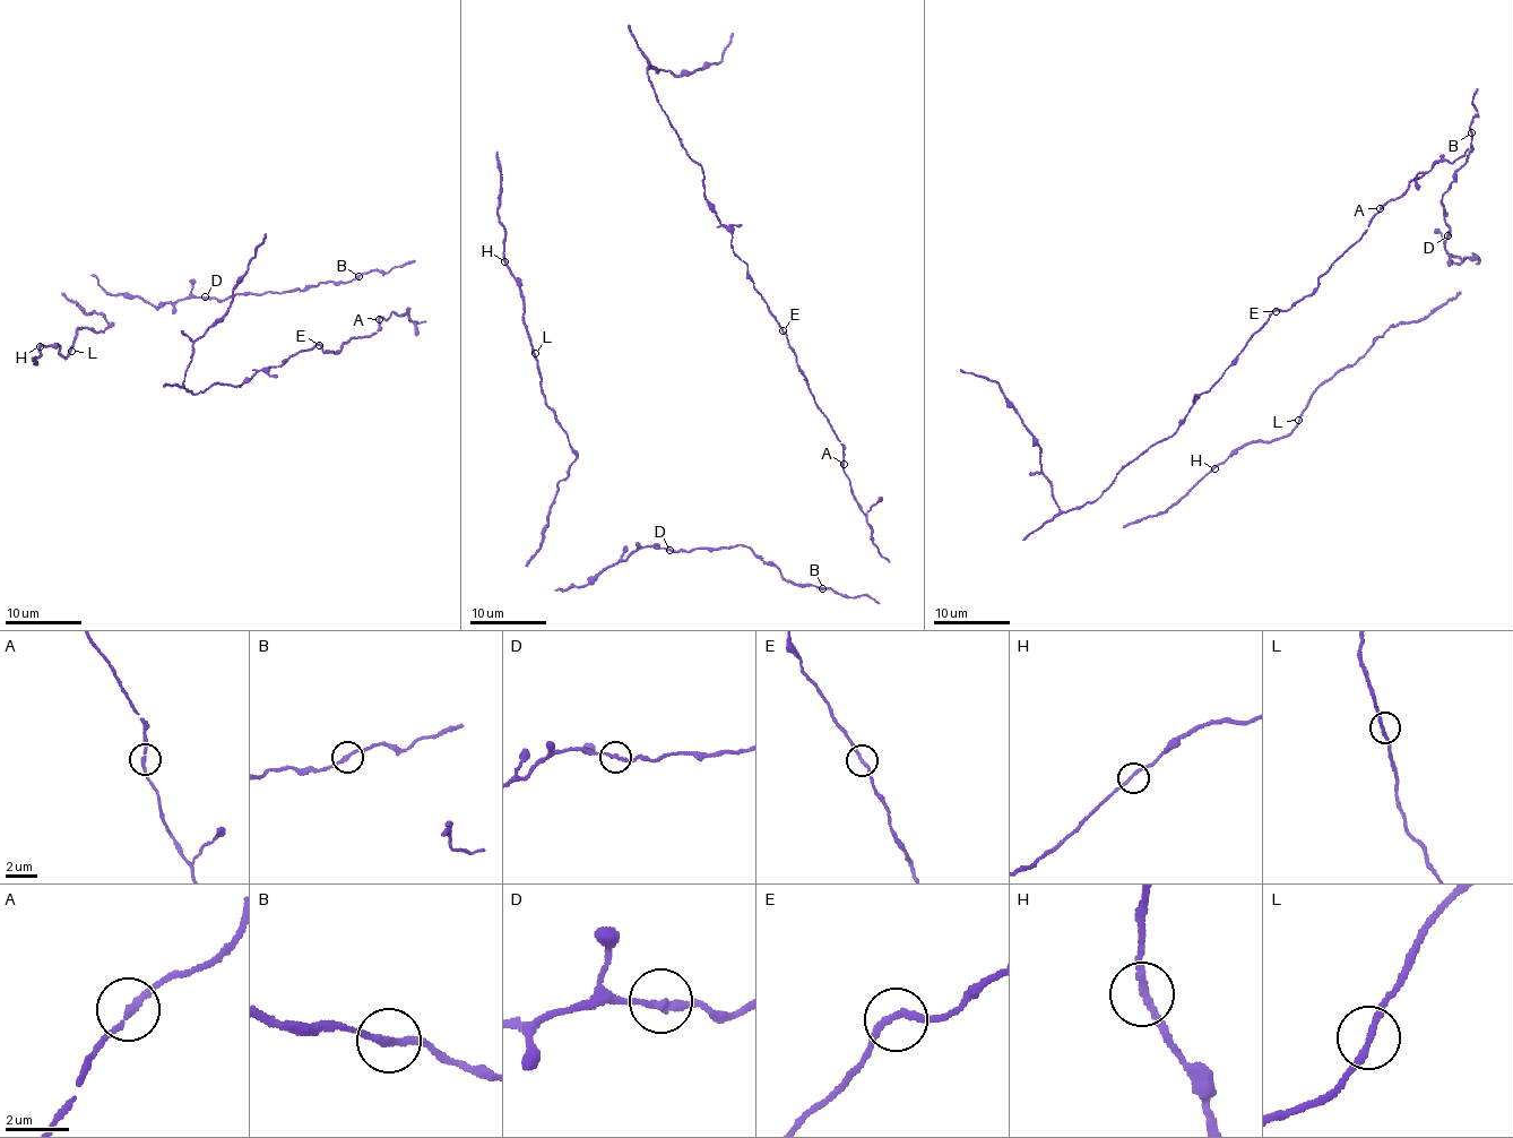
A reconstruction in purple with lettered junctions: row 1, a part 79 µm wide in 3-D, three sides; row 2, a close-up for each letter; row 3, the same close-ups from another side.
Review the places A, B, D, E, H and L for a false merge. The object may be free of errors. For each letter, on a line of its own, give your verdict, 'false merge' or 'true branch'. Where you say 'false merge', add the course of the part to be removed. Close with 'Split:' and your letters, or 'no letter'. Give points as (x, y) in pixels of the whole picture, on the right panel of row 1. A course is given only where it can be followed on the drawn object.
A: true branch
B: true branch
D: true branch
E: true branch
H: true branch
L: true branch
Split: no letter

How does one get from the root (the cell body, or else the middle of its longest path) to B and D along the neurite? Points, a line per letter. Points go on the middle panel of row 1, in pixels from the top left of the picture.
B: (850, 598), (823, 588)
D: (850, 598), (832, 589), (788, 583), (775, 565), (755, 557), (748, 546), (669, 550)

